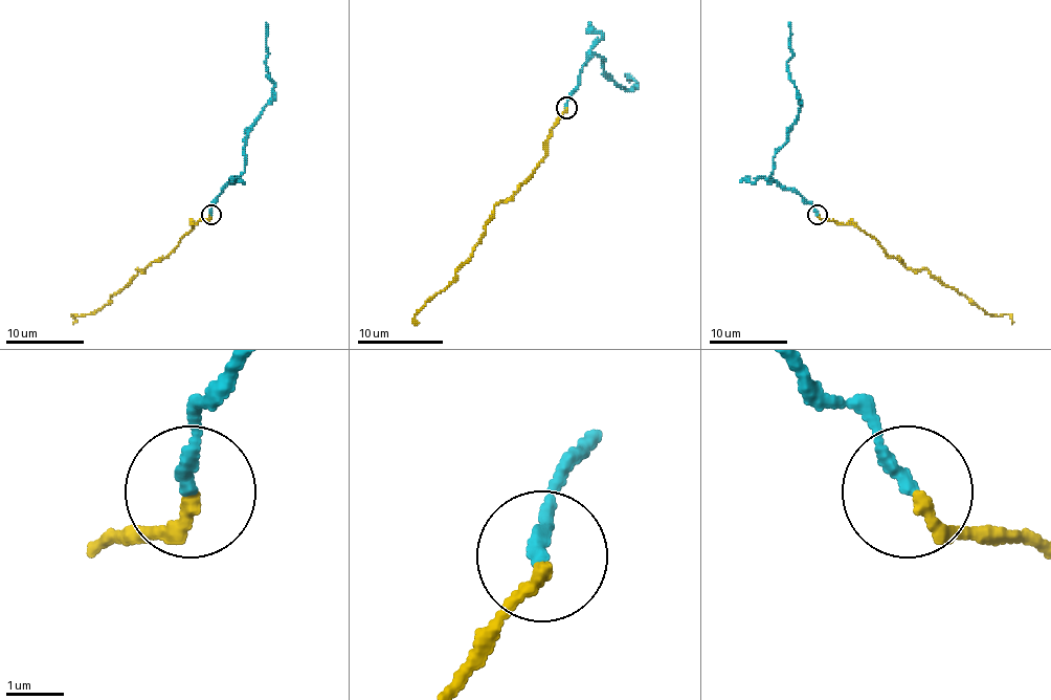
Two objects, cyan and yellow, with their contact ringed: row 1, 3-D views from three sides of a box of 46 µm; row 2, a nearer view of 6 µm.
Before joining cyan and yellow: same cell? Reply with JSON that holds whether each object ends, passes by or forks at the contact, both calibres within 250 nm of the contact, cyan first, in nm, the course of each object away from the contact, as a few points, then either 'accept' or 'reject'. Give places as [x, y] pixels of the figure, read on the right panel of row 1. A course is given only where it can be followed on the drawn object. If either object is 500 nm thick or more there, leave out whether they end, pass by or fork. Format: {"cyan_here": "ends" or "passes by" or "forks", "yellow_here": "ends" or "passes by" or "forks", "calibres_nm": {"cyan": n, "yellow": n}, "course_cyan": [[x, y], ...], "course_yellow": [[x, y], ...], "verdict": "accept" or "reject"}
{"cyan_here": "ends", "yellow_here": "ends", "calibres_nm": {"cyan": 240, "yellow": 240}, "course_cyan": [[818, 215], [768, 176], [773, 156], [798, 113], [800, 99], [786, 67], [792, 56], [788, 22]], "course_yellow": [[818, 215], [841, 224], [858, 226], [907, 267], [926, 269], [985, 312], [1008, 314], [1012, 324]], "verdict": "accept"}

